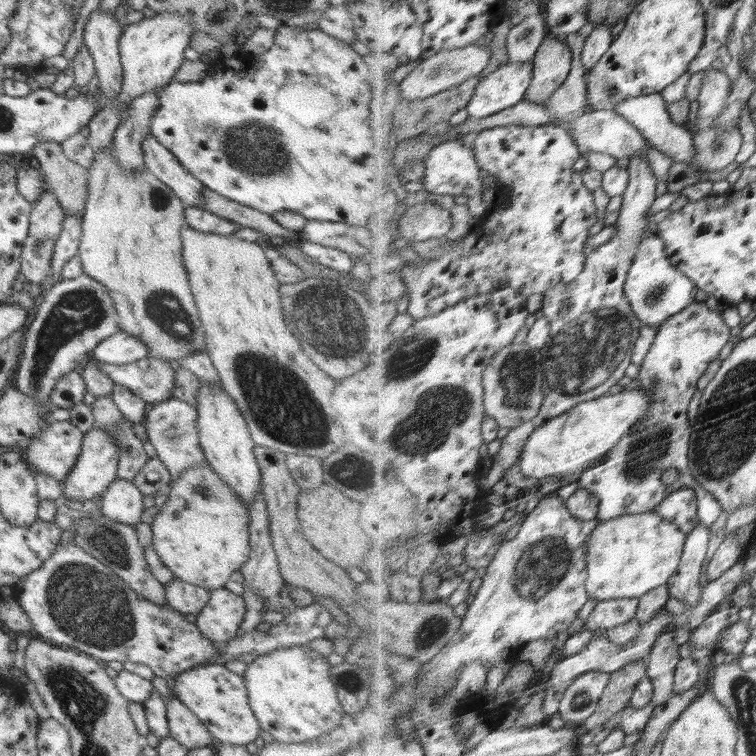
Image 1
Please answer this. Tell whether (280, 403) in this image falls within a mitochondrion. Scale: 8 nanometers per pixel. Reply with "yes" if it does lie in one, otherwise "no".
yes

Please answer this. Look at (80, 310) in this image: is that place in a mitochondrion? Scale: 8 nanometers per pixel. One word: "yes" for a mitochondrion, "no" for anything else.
yes

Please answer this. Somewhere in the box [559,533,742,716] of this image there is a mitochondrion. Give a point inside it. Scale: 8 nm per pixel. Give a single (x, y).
(580, 699)

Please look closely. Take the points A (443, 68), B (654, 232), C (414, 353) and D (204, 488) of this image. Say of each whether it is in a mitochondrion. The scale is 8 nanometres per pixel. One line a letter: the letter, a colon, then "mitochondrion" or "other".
A: mitochondrion
B: other
C: mitochondrion
D: mitochondrion

